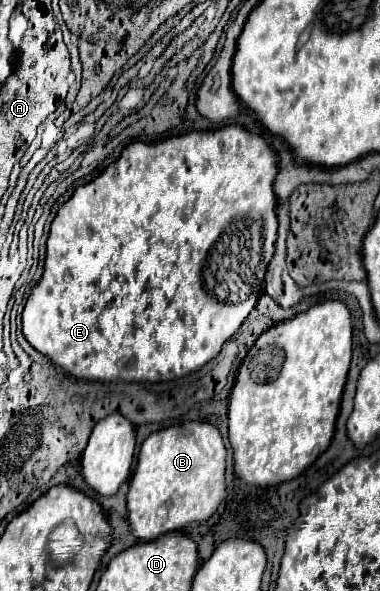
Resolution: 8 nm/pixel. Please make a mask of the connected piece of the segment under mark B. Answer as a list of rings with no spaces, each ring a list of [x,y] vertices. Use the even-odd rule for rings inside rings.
[[[190,421],[186,425],[174,425],[160,429],[152,433],[140,449],[138,455],[138,465],[130,481],[130,491],[128,491],[128,521],[132,525],[132,533],[140,541],[152,541],[158,535],[170,533],[170,531],[182,531],[190,523],[204,523],[208,521],[220,503],[228,497],[226,481],[224,481],[224,465],[226,459],[226,447],[222,443],[220,431],[210,425],[210,423],[200,423],[200,421]],[[182,429],[188,429],[188,437],[180,437],[178,433]]]

